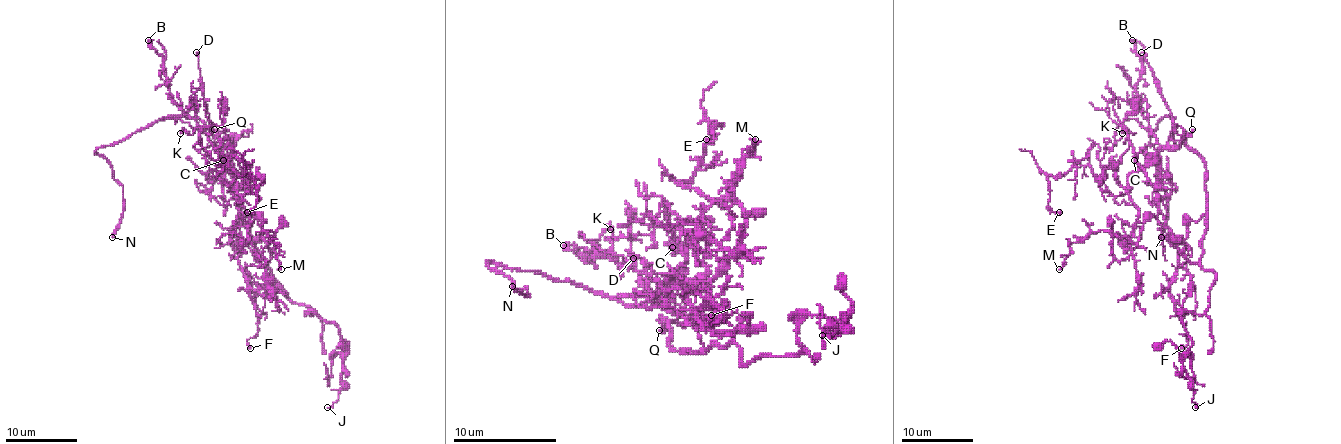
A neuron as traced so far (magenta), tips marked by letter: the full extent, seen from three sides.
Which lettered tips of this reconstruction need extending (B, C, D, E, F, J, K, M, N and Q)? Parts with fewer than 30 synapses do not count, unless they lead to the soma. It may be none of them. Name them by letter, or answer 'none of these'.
N

